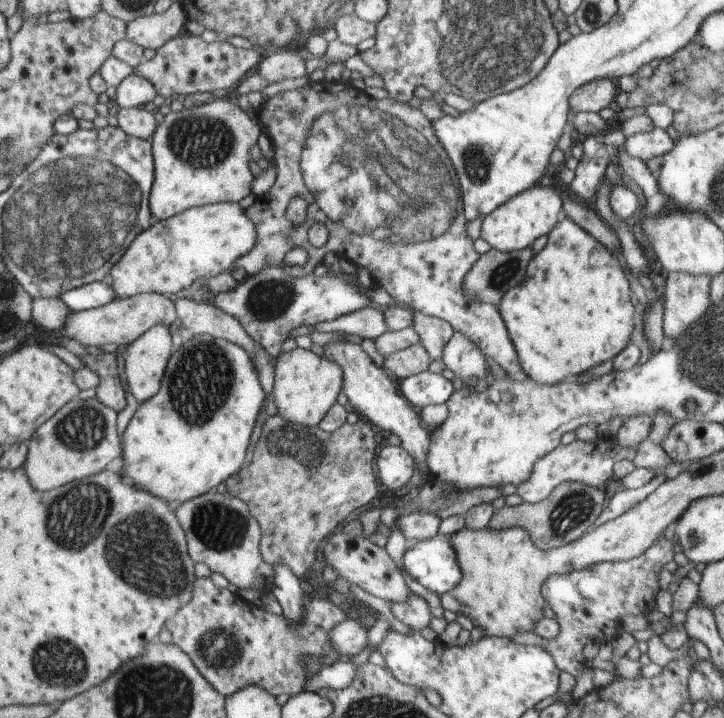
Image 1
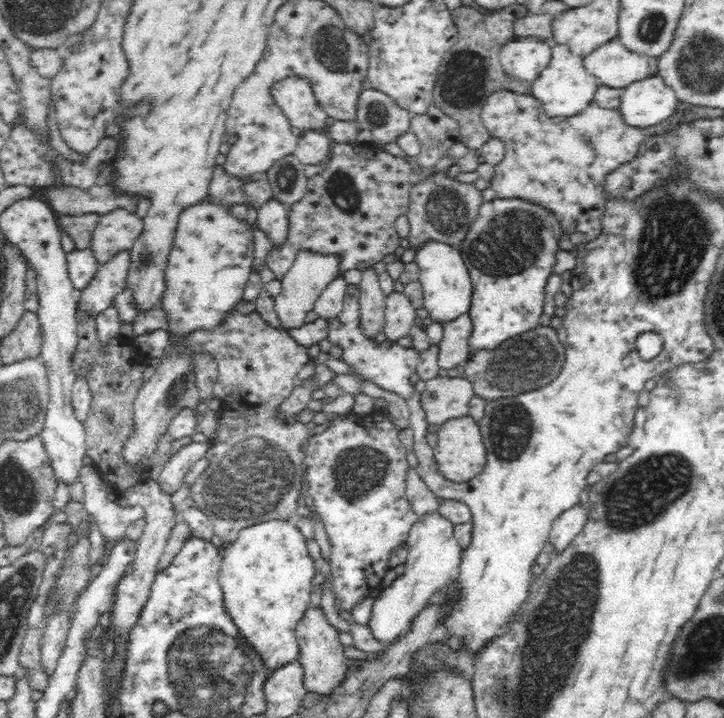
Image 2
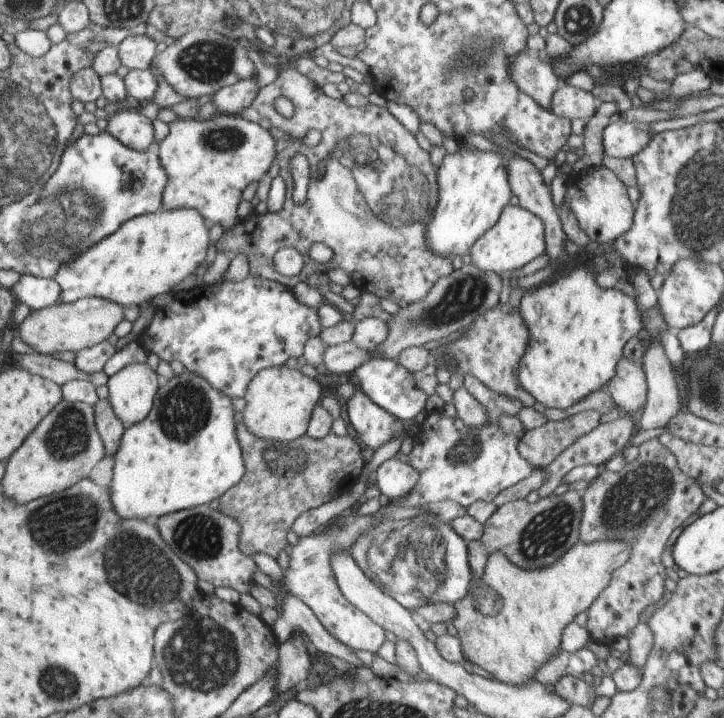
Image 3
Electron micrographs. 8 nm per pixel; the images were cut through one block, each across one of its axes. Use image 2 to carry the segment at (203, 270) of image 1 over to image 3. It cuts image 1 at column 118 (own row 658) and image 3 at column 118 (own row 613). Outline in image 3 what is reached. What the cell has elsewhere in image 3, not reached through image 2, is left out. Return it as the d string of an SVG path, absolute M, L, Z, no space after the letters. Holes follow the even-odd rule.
M161 208L156 213L129 220L115 234L79 254L69 264L63 264L54 279L63 288L63 303L101 297L123 307L139 307L161 294L173 292L205 258L205 248L207 228L197 210Z

